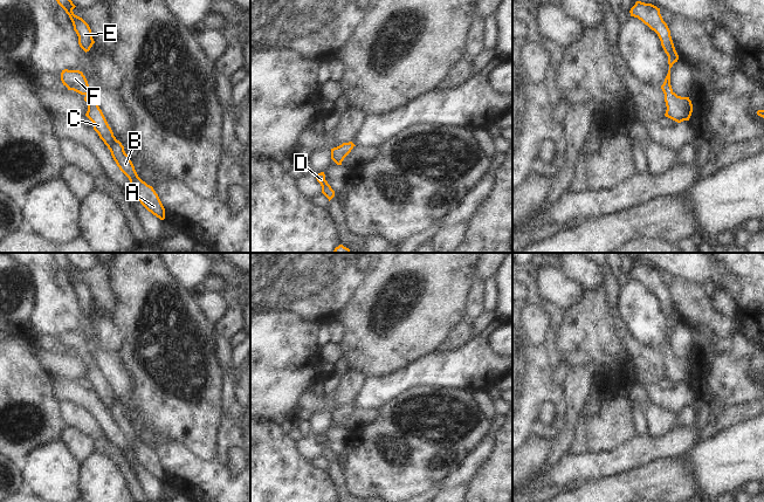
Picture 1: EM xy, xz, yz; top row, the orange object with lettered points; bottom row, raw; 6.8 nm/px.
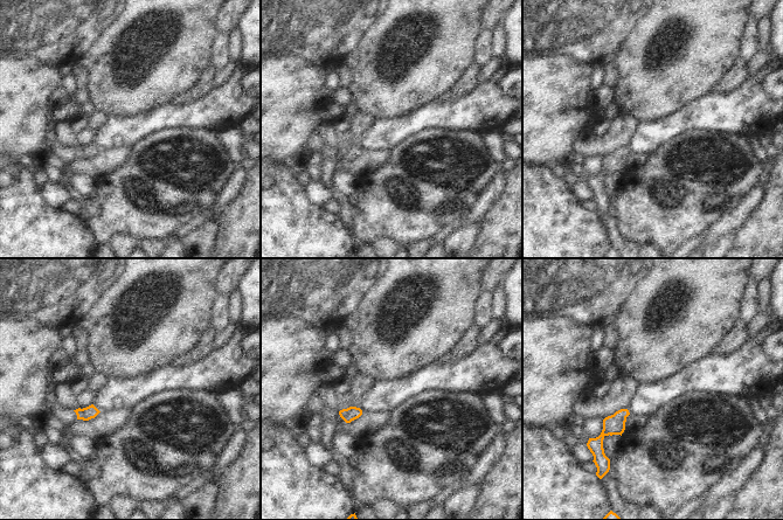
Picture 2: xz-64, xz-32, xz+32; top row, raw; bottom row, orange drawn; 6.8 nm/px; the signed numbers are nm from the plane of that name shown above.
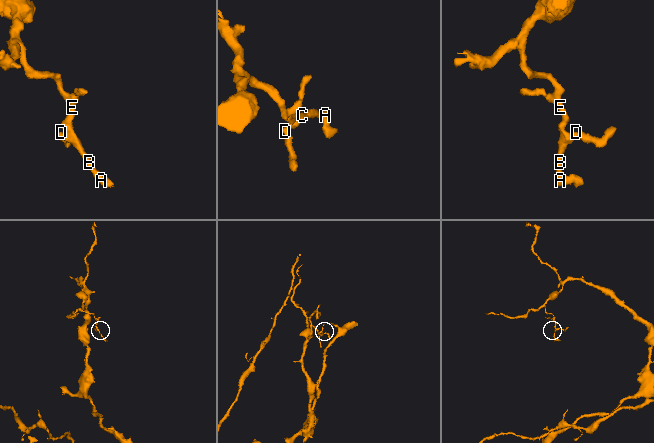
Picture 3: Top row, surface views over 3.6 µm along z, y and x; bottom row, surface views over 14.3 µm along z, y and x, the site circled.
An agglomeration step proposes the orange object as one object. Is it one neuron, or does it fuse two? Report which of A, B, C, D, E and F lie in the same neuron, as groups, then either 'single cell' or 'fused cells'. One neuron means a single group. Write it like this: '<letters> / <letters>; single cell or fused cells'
A B C D E F; single cell

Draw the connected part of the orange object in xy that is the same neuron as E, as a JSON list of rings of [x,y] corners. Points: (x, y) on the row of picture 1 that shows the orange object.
[[[56,0],[57,4],[66,11],[69,15],[74,30],[78,36],[80,47],[87,53],[90,50],[95,43],[89,25],[80,16],[75,15],[73,9],[76,7],[71,0]]]

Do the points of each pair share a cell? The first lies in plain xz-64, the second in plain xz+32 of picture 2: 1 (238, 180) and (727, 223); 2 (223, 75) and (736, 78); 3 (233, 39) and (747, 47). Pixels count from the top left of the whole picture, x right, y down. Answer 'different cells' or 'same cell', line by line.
1: same cell
2: different cells
3: different cells

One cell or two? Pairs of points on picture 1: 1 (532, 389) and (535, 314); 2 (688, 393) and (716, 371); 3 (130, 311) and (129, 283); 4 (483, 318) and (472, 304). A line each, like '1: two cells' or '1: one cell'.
1: one cell
2: two cells
3: one cell
4: two cells

